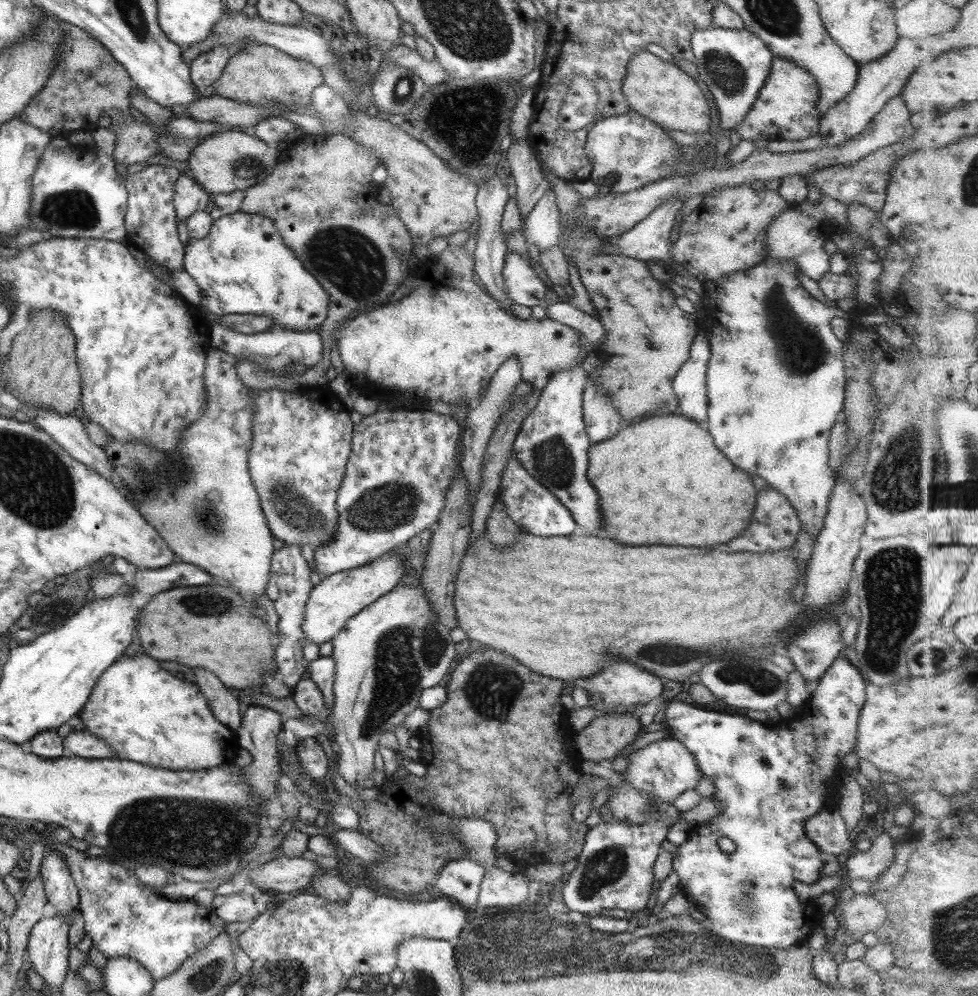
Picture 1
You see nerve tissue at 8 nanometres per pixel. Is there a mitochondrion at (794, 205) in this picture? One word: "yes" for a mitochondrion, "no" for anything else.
no

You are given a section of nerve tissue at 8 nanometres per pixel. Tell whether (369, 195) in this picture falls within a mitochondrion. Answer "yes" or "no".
no

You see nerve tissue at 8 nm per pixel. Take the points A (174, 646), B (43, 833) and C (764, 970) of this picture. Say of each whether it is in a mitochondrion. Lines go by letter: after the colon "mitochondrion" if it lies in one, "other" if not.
A: other
B: other
C: mitochondrion

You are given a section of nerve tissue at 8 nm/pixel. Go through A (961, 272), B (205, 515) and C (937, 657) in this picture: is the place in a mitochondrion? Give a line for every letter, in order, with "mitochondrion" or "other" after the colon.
A: other
B: mitochondrion
C: mitochondrion

